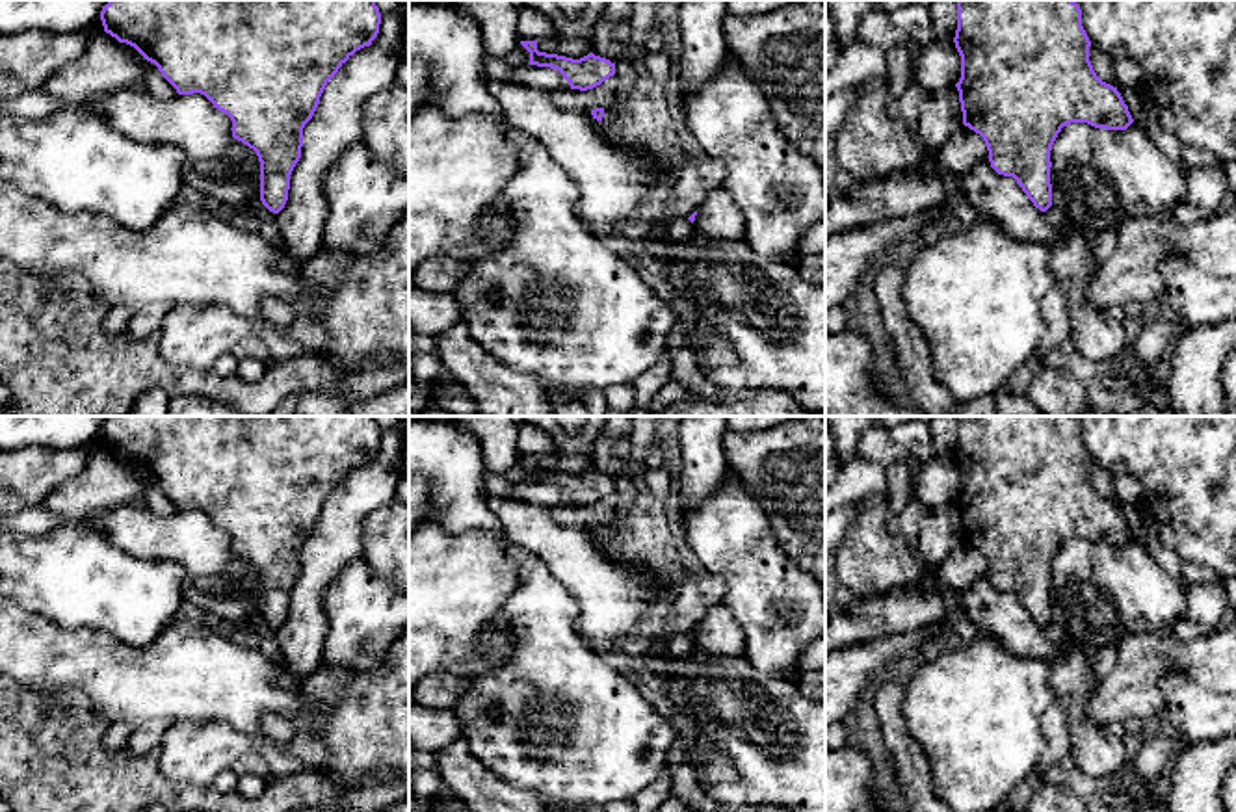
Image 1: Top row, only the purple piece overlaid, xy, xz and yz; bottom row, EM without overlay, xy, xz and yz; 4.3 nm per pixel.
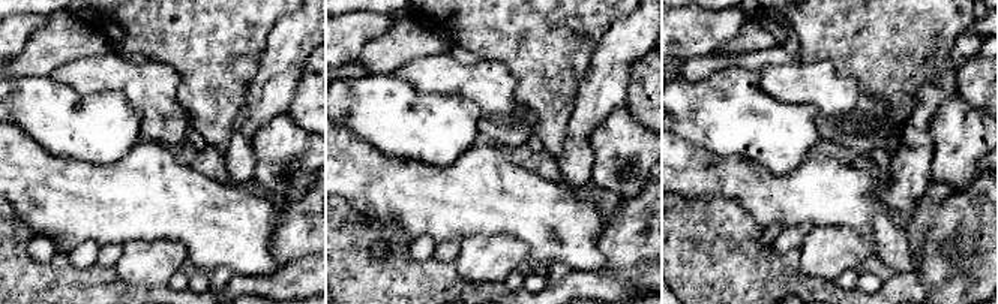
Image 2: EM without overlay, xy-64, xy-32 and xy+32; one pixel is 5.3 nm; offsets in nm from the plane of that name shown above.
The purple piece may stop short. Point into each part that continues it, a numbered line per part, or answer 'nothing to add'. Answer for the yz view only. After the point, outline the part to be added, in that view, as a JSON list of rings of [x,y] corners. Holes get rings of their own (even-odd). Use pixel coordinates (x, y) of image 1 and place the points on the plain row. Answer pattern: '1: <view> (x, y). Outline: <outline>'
nothing to add

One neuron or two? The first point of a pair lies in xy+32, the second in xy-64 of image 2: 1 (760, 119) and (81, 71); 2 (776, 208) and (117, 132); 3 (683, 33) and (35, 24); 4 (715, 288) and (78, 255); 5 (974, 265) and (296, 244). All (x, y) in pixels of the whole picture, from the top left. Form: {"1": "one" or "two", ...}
{"1": "two", "2": "two", "3": "one", "4": "two", "5": "one"}

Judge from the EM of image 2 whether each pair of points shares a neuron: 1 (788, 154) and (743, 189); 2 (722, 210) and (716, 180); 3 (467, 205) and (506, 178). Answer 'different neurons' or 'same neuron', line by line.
1: different neurons
2: different neurons
3: same neuron

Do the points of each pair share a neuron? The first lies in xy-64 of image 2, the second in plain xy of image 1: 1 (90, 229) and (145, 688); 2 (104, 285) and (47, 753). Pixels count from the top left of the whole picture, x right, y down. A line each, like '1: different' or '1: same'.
1: same
2: same

